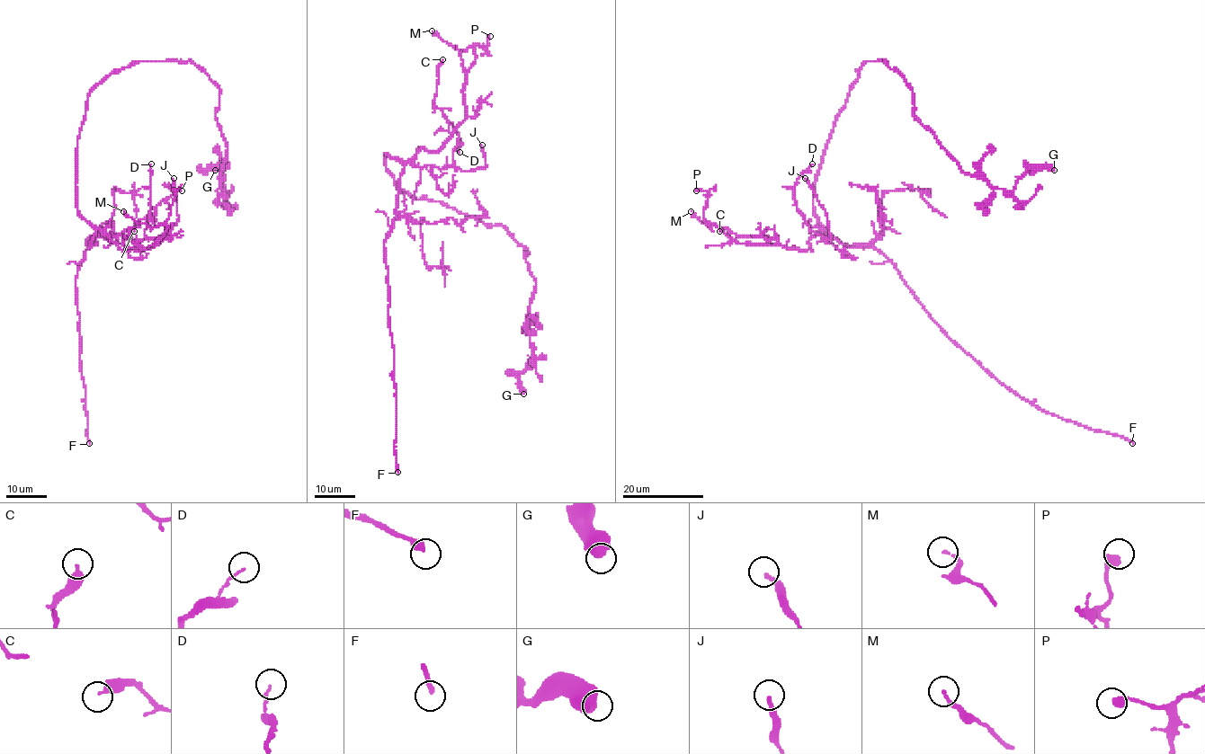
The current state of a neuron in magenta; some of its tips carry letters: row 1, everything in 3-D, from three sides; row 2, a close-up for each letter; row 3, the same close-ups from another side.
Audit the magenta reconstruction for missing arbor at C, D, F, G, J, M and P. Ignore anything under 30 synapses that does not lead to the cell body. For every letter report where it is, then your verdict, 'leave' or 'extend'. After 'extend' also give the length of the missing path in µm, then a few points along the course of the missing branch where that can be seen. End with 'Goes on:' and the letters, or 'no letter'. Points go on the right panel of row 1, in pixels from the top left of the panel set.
C: (719, 231) | leave
D: (812, 164) | leave
F: (1132, 443) | extend | 60 µm
G: (1054, 170) | leave
J: (805, 178) | leave
M: (691, 211) | leave
P: (696, 190) | leave
Goes on: F

